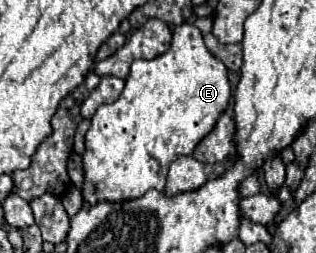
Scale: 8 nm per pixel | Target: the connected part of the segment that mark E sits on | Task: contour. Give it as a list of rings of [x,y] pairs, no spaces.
[[[193,23],[175,27],[169,49],[149,61],[133,61],[131,73],[125,79],[125,89],[115,103],[101,105],[91,119],[91,127],[85,135],[85,183],[81,187],[83,201],[97,203],[99,199],[123,201],[141,197],[147,189],[165,189],[167,169],[179,155],[191,155],[195,145],[211,133],[219,115],[227,109],[231,99],[229,71],[221,59],[207,51],[201,31]]]

